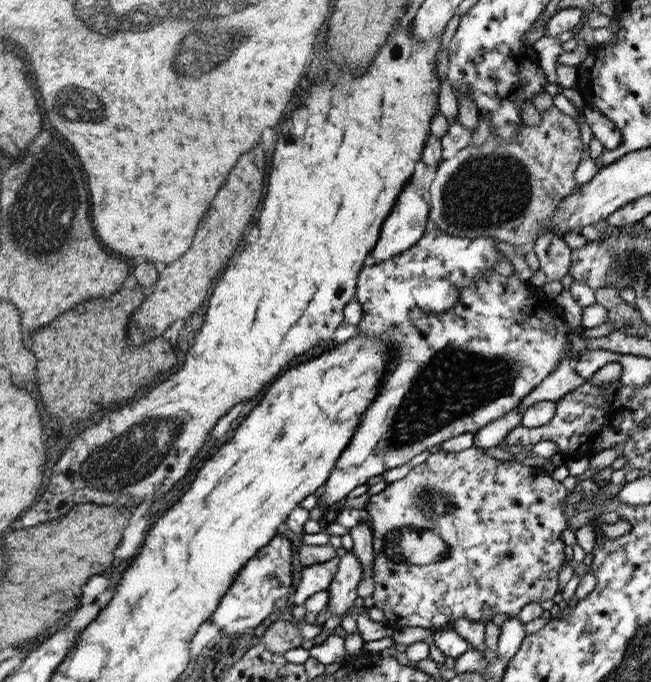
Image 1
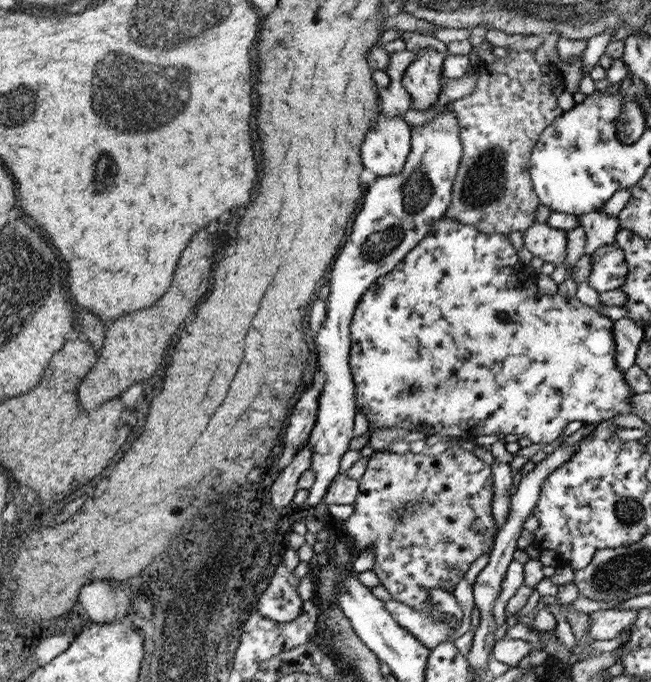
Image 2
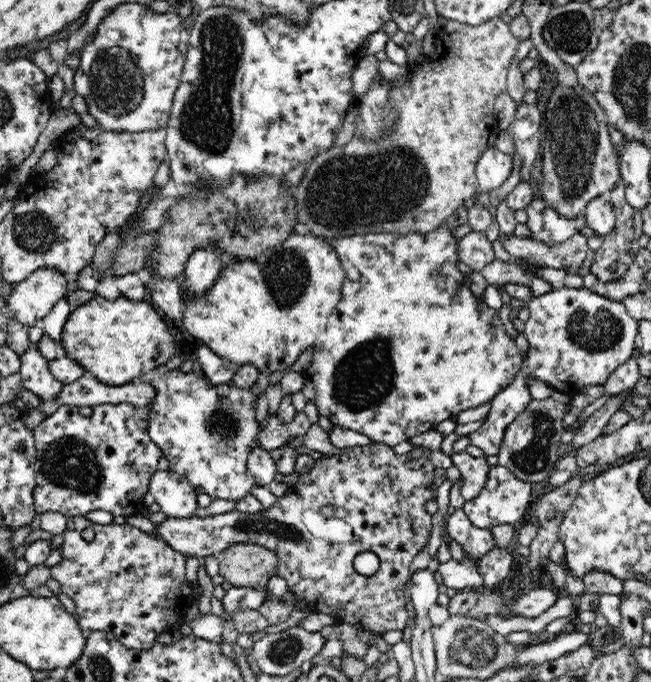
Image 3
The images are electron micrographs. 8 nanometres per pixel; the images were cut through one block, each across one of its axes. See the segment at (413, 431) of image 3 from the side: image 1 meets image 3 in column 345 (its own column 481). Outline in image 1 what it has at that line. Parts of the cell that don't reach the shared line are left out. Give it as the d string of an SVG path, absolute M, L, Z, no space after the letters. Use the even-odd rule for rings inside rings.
M440 229L425 231L420 240L414 244L410 250L402 252L402 254L396 254L392 256L390 261L385 261L382 263L376 263L372 266L364 266L363 270L360 272L355 298L357 302L360 302L362 309L364 309L364 314L362 314L362 320L360 320L359 334L368 333L368 336L381 336L385 340L391 340L391 342L396 343L396 356L388 362L388 368L386 368L386 374L382 378L382 388L376 396L376 401L373 403L373 406L370 409L367 409L365 416L360 420L352 440L348 447L340 454L338 462L334 464L332 472L328 480L325 482L326 490L324 494L318 497L317 504L322 506L324 503L324 508L328 506L333 506L334 504L342 505L342 502L347 499L348 494L360 486L360 484L366 484L372 476L382 475L386 470L390 468L396 468L396 466L402 466L410 462L416 454L428 450L433 444L441 444L444 440L450 440L453 436L458 436L463 432L472 432L473 434L480 430L482 427L490 424L496 419L503 418L504 414L509 414L516 406L520 405L520 402L530 394L530 391L536 386L538 386L550 373L556 370L556 367L560 365L560 359L564 355L570 355L570 353L565 354L563 352L564 347L569 343L572 346L574 359L580 356L580 353L584 353L587 348L587 340L579 337L579 331L584 330L582 326L575 330L572 334L567 334L566 319L564 315L560 312L560 308L550 300L543 297L540 293L540 289L536 288L530 280L527 282L521 282L520 279L515 274L513 265L510 262L506 263L505 261L500 261L500 251L497 249L494 238L488 237L478 237L478 238L464 238L464 236L450 236L446 231ZM479 274L483 274L482 277ZM430 279L445 279L447 282L450 282L459 292L459 301L455 304L455 307L444 312L432 313L420 310L416 299L413 297L412 290L418 289L420 284L424 283L426 280ZM529 287L534 287L532 292L528 291Z

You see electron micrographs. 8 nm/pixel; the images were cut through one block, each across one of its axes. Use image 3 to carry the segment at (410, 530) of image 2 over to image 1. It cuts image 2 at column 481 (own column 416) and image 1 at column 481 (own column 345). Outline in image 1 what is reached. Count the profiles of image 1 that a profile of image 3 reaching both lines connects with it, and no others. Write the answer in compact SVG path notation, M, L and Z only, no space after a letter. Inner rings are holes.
M470 447L459 452L448 452L440 449L430 454L426 461L412 467L407 476L396 480L377 494L370 496L368 504L364 508L368 525L372 527L372 540L374 559L372 576L374 576L374 590L371 594L374 605L385 614L385 628L395 630L404 627L422 627L427 629L452 629L454 621L458 617L466 617L470 620L487 623L496 614L518 616L524 605L534 601L552 600L558 592L558 572L562 572L562 564L569 561L564 550L566 544L560 536L568 529L567 514L564 511L564 500L569 491L562 485L562 481L555 480L546 473L543 467L525 466L516 461L497 460L486 454L486 449Z

